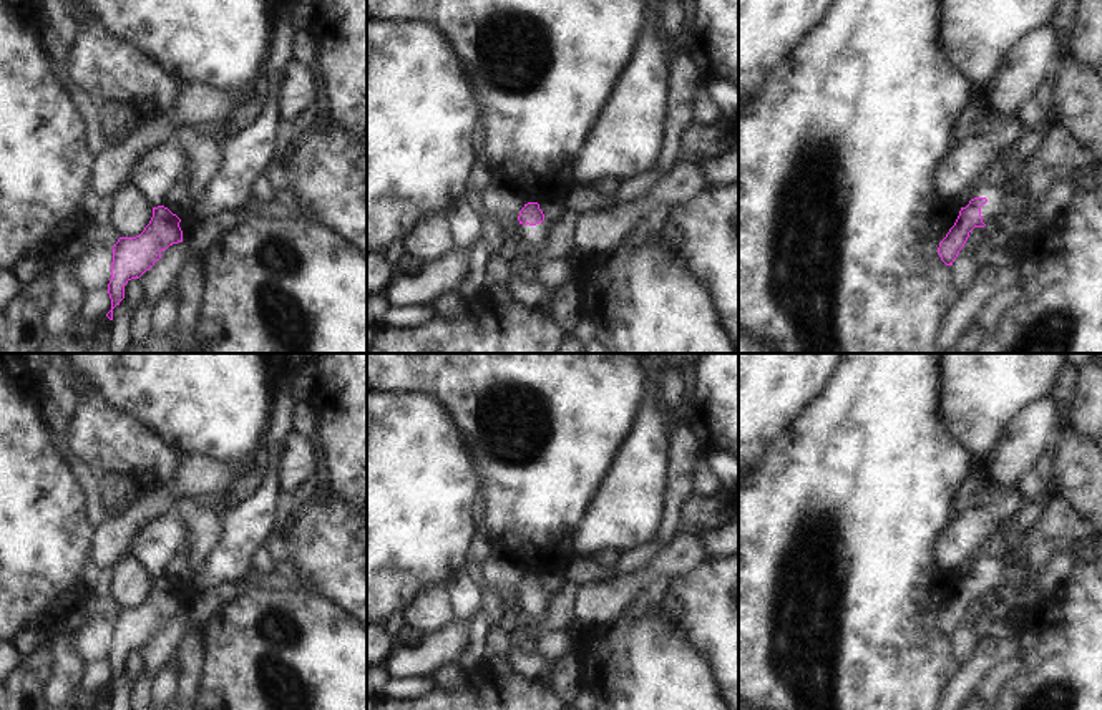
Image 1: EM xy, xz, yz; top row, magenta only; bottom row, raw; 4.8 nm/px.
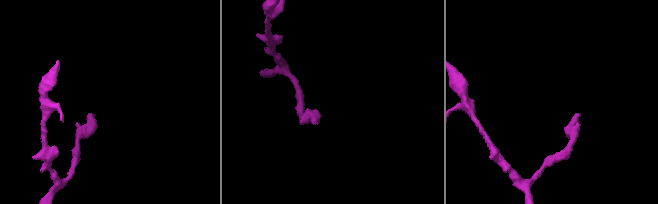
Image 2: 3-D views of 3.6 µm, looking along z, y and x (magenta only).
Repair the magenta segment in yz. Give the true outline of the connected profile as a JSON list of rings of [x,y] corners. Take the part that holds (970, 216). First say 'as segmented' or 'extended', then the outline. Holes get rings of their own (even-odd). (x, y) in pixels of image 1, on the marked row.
as segmented; [[[974,197],[966,207],[961,207],[954,226],[949,229],[946,237],[939,242],[938,254],[946,265],[953,265],[959,250],[964,247],[969,232],[974,227],[984,227],[981,216],[981,206],[986,204],[986,197]]]

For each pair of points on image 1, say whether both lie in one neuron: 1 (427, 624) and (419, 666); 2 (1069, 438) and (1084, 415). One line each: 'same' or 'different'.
1: different
2: different

